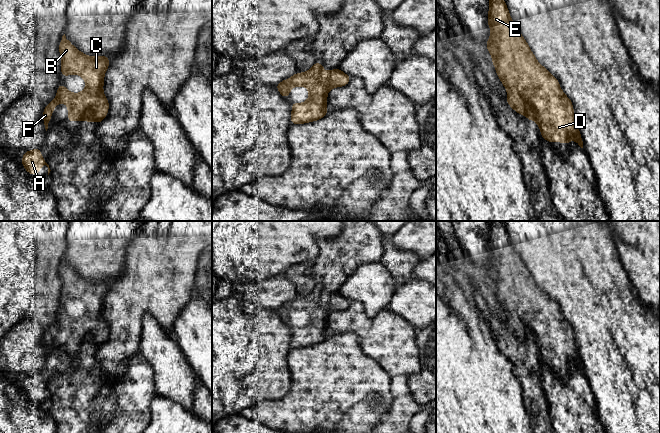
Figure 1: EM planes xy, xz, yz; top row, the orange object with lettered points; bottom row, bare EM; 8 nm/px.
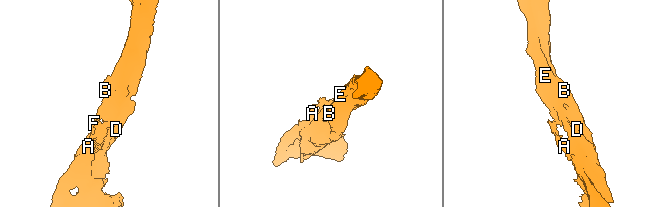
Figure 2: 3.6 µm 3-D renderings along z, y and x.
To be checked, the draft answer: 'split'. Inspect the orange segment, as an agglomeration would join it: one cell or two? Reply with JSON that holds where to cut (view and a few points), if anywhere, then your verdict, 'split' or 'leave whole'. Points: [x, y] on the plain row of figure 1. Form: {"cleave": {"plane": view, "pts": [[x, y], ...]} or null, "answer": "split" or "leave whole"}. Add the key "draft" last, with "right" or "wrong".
{"cleave": {"plane": "yz", "pts": [[549, 297], [539, 310], [526, 309], [519, 313], [507, 314]]}, "answer": "split", "draft": "right"}

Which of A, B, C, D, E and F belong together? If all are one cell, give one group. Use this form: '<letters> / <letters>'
A D F / B C E

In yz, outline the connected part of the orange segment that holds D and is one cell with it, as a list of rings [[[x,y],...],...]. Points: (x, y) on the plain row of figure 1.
[[[545,300],[541,310],[507,314],[507,326],[517,337],[538,347],[542,362],[569,368],[574,363],[583,372],[571,324],[563,317],[558,304]]]

